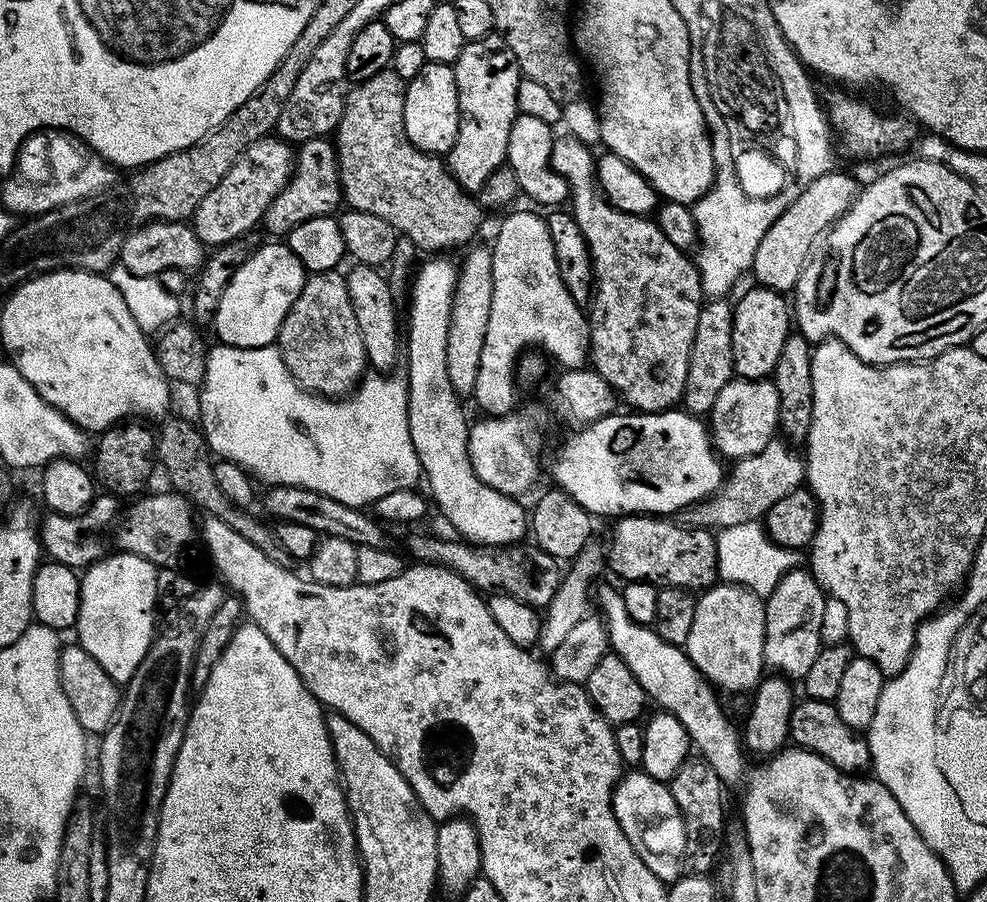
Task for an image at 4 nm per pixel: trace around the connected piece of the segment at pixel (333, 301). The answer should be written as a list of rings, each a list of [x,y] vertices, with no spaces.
[[[340,270],[314,272],[305,279],[304,289],[286,314],[280,327],[278,347],[290,374],[307,392],[329,398],[344,398],[359,385],[366,372],[368,359],[362,346],[362,333],[350,306],[350,290],[346,290],[345,273]]]

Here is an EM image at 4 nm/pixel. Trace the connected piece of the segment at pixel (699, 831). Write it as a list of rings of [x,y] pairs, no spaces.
[[[689,758],[674,774],[670,782],[674,802],[678,802],[678,810],[684,819],[688,831],[688,847],[686,849],[686,868],[692,874],[708,874],[716,864],[716,855],[721,855],[722,845],[726,840],[724,828],[724,788],[725,781],[703,758]]]

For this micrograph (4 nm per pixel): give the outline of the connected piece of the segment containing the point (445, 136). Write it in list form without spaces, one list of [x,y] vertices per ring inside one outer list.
[[[429,64],[422,66],[421,72],[407,81],[404,90],[404,125],[406,138],[420,152],[447,154],[458,138],[458,90],[456,73],[450,64]]]

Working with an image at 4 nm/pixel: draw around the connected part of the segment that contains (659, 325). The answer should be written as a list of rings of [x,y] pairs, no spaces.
[[[564,134],[557,135],[552,142],[552,153],[550,154],[550,167],[557,176],[568,183],[570,189],[570,211],[576,225],[582,230],[584,240],[588,244],[588,253],[592,255],[592,275],[594,277],[594,291],[590,301],[590,311],[587,313],[588,330],[592,334],[590,345],[590,364],[596,373],[610,385],[621,401],[629,404],[629,409],[637,413],[642,412],[666,412],[675,409],[683,401],[684,387],[686,386],[686,374],[690,370],[690,346],[694,346],[694,330],[698,326],[698,314],[700,305],[705,299],[706,293],[700,285],[700,271],[696,268],[693,257],[685,249],[674,246],[670,238],[656,225],[655,219],[648,216],[635,216],[618,210],[600,191],[596,182],[597,157],[592,156],[593,149],[580,143],[578,138]]]

